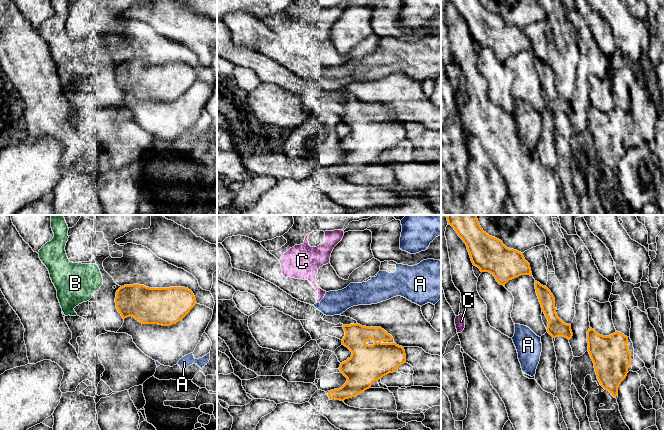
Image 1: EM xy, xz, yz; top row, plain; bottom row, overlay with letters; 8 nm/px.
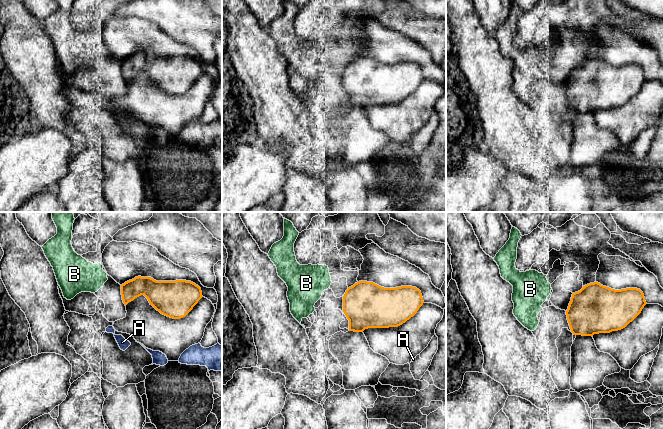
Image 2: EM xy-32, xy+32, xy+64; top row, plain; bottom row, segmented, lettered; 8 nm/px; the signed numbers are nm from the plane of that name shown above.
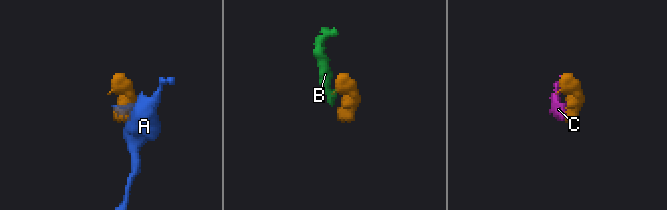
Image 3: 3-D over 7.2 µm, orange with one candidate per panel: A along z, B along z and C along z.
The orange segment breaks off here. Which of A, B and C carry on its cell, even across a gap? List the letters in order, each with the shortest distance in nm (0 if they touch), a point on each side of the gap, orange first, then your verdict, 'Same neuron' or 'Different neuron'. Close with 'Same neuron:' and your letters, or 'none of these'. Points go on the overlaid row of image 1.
A: Distance 70 nm. Across: yz (547, 331), (540, 337). Different neuron
B: Distance 130 nm. Across: xy (116, 292), (102, 284). Different neuron
C: Distance 240 nm. Across: yz (542, 310), (514, 323). Different neuron
Same neuron: none of these

